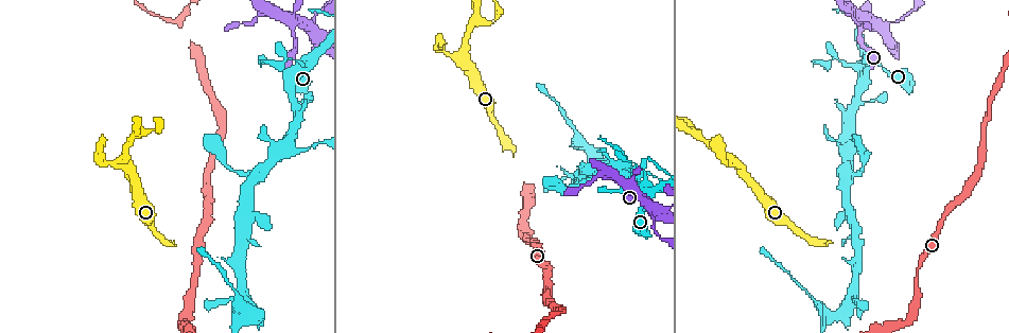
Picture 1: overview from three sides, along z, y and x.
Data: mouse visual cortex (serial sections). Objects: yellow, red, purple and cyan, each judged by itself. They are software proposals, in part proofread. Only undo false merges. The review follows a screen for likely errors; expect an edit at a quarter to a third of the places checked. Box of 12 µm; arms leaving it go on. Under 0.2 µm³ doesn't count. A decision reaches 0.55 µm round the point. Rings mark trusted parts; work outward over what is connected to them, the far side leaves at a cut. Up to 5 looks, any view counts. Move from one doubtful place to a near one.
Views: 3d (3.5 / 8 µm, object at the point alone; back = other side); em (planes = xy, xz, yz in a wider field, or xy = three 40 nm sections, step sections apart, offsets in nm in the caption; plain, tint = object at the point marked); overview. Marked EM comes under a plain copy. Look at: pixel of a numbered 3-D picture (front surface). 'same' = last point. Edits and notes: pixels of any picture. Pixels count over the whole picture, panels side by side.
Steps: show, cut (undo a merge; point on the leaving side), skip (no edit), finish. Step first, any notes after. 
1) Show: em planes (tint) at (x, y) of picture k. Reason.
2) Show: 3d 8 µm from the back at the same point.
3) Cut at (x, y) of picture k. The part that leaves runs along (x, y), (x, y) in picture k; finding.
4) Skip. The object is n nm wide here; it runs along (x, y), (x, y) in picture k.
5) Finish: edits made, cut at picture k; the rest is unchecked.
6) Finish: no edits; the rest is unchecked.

Show: 3d 3.5 µm at (308, 22) of picture 1. Three-way junction.

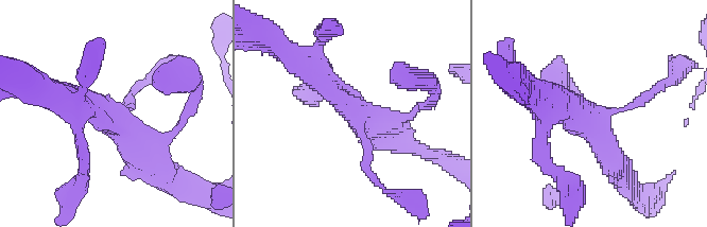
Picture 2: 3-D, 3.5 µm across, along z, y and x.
Show: em xy step 3 (tint) at (118, 115) of picture 2. 3 arms meet here; the arms are 150, 350, 350 nm wide; shape alone is not enough.

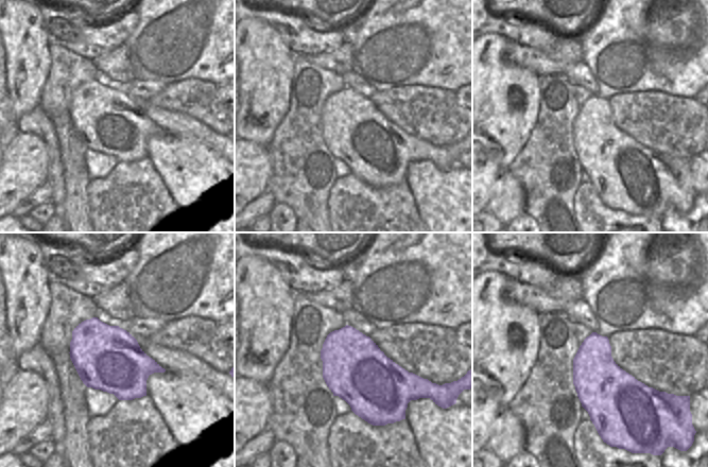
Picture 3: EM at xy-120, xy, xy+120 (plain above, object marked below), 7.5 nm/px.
Skip. The object is 480 nm wide here; it runs along (314, 65), (360, 120), (393, 139) in picture 2; continuous, no second cell.

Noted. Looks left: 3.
Show: 3d 3.5 µm at (848, 144) of picture 1. Branch point.

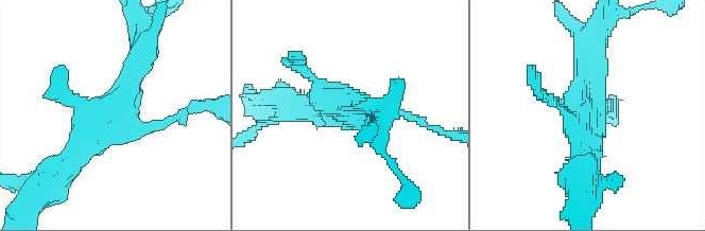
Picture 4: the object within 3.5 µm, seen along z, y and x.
Show: em xy step 1 (tint) at (359, 111) of picture 4.

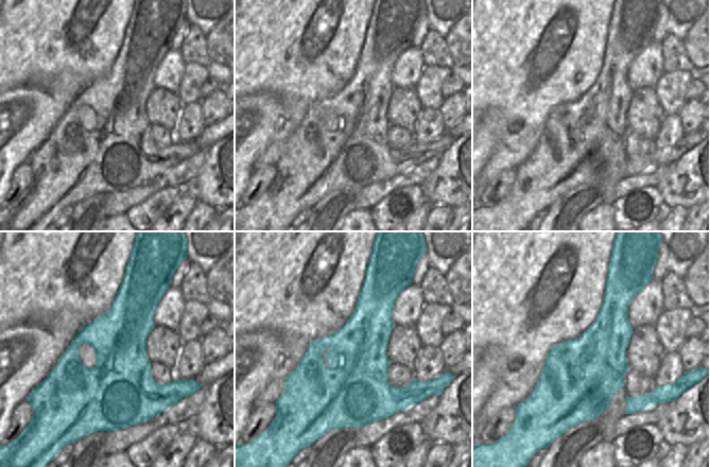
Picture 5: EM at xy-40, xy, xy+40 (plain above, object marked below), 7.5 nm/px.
Skip. It runs along (144, 50), (122, 116), (67, 164) in picture 4; all the same cell.

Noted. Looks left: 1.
Finish: no edits; the rest is unchecked.

